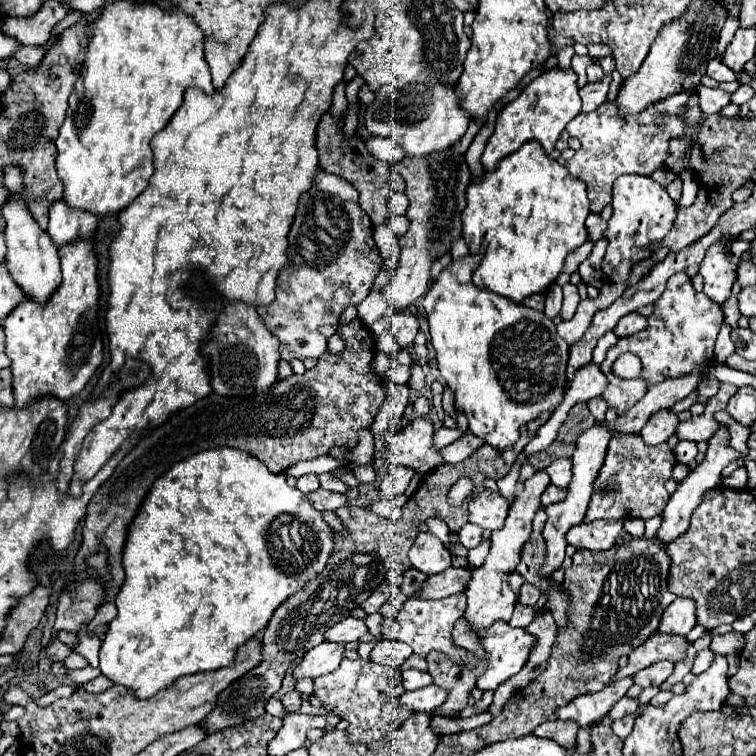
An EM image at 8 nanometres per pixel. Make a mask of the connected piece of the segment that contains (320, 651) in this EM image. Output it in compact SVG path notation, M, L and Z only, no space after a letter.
M321 642L319 646L311 648L303 654L303 660L293 668L293 682L303 678L319 678L323 674L331 674L339 668L345 656L345 646L335 642Z

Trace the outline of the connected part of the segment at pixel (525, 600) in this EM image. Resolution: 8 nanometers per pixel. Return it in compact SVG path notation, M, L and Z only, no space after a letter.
M523 584L521 592L519 592L519 602L523 606L537 606L541 598L541 590L537 586L531 586L531 584Z

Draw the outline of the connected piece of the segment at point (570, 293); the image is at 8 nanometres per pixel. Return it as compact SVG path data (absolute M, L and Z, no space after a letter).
M567 282L563 286L563 308L561 308L561 320L571 320L575 310L579 304L579 294L577 294L577 286L571 286L571 282Z

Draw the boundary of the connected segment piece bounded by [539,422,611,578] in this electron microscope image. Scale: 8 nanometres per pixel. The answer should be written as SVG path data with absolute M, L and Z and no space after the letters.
M595 424L591 426L587 432L583 432L577 442L575 442L575 452L571 456L571 462L573 462L573 478L567 486L567 498L559 504L551 504L545 508L547 512L547 522L545 522L545 530L543 530L543 538L545 538L545 544L547 544L547 556L545 556L545 562L541 566L541 572L539 576L541 578L547 578L551 576L557 568L561 568L563 560L565 560L565 548L567 548L567 540L565 540L565 534L567 530L571 530L571 526L577 526L581 524L583 516L585 516L585 510L587 510L587 504L591 500L591 494L593 494L593 482L605 462L605 452L607 452L607 444L611 440L611 434L609 430L603 428L603 424Z

